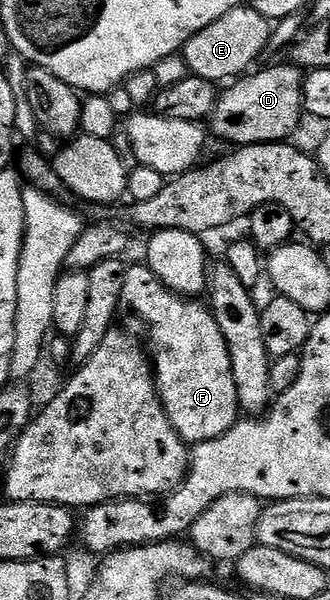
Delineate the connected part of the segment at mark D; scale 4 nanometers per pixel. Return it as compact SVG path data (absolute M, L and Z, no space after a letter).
M289 61L276 66L266 65L260 69L263 71L247 73L219 94L218 104L208 120L208 131L213 138L215 135L226 143L234 143L230 145L235 148L257 143L281 143L291 138L298 122L304 119L304 71Z

